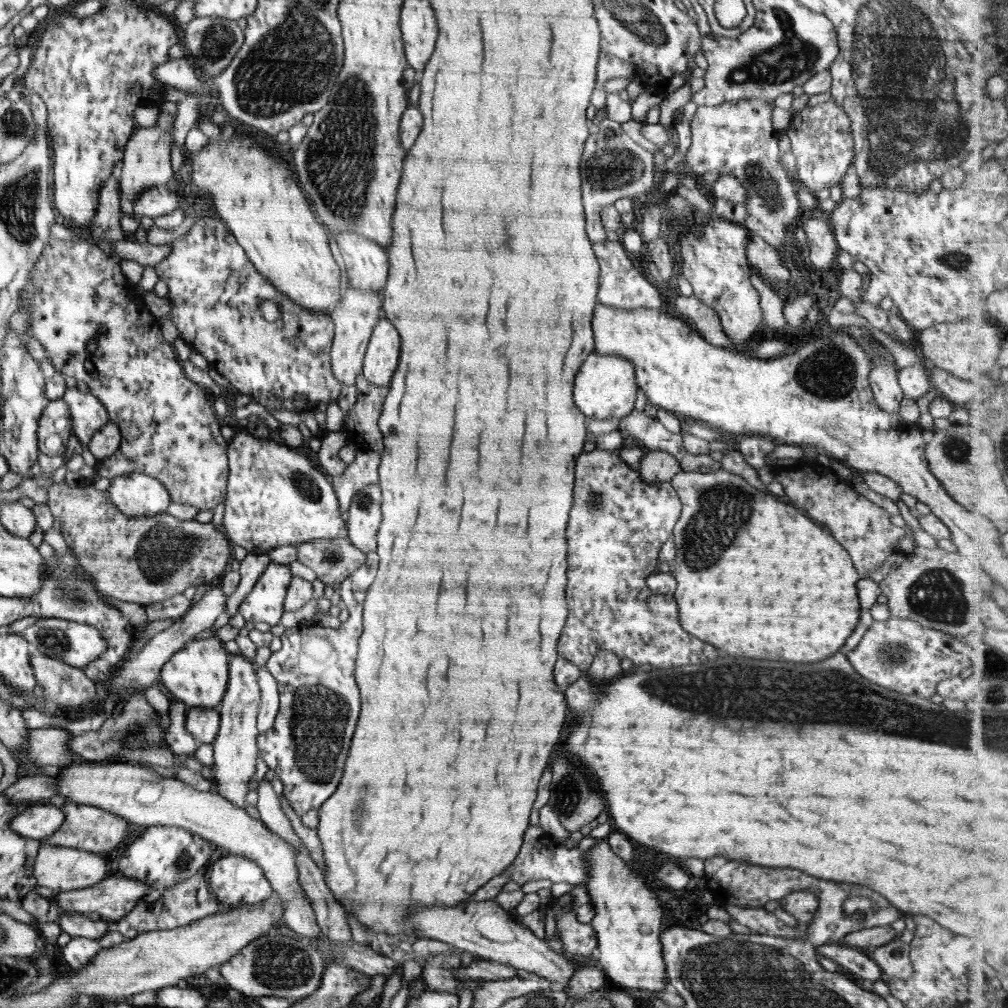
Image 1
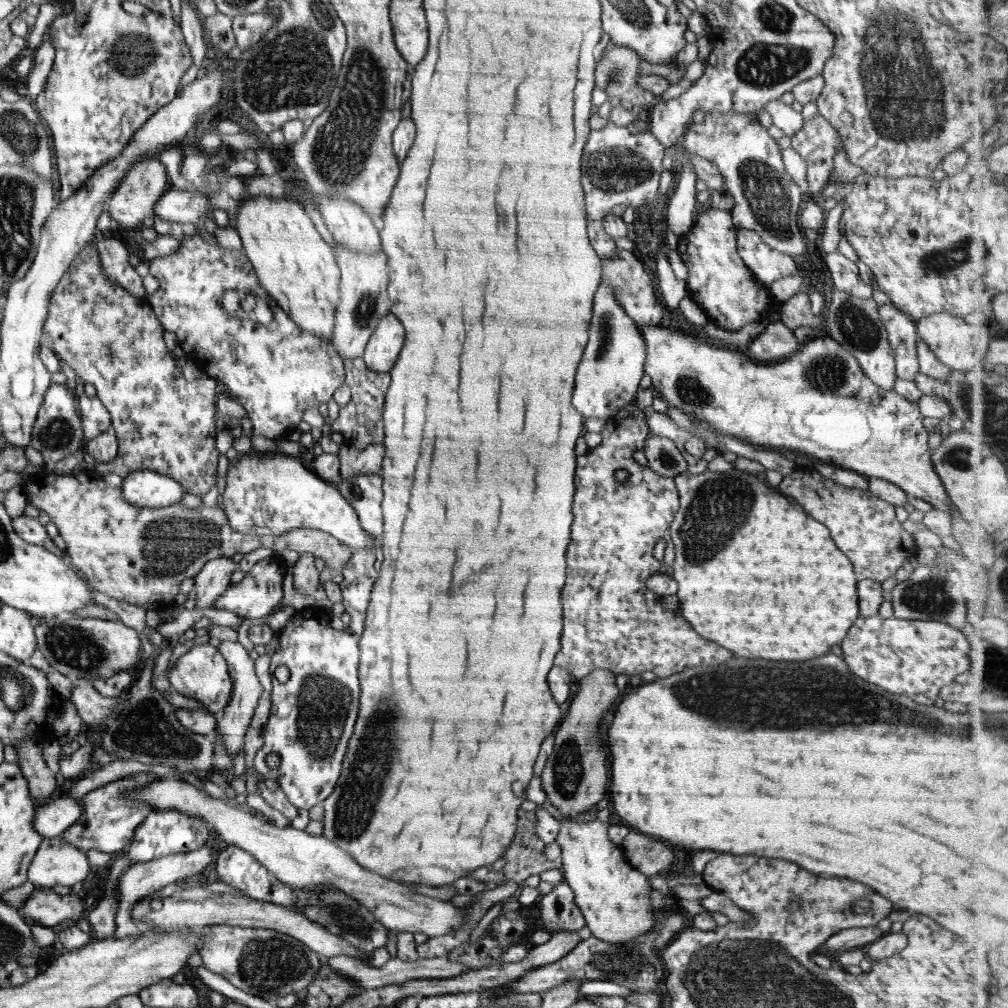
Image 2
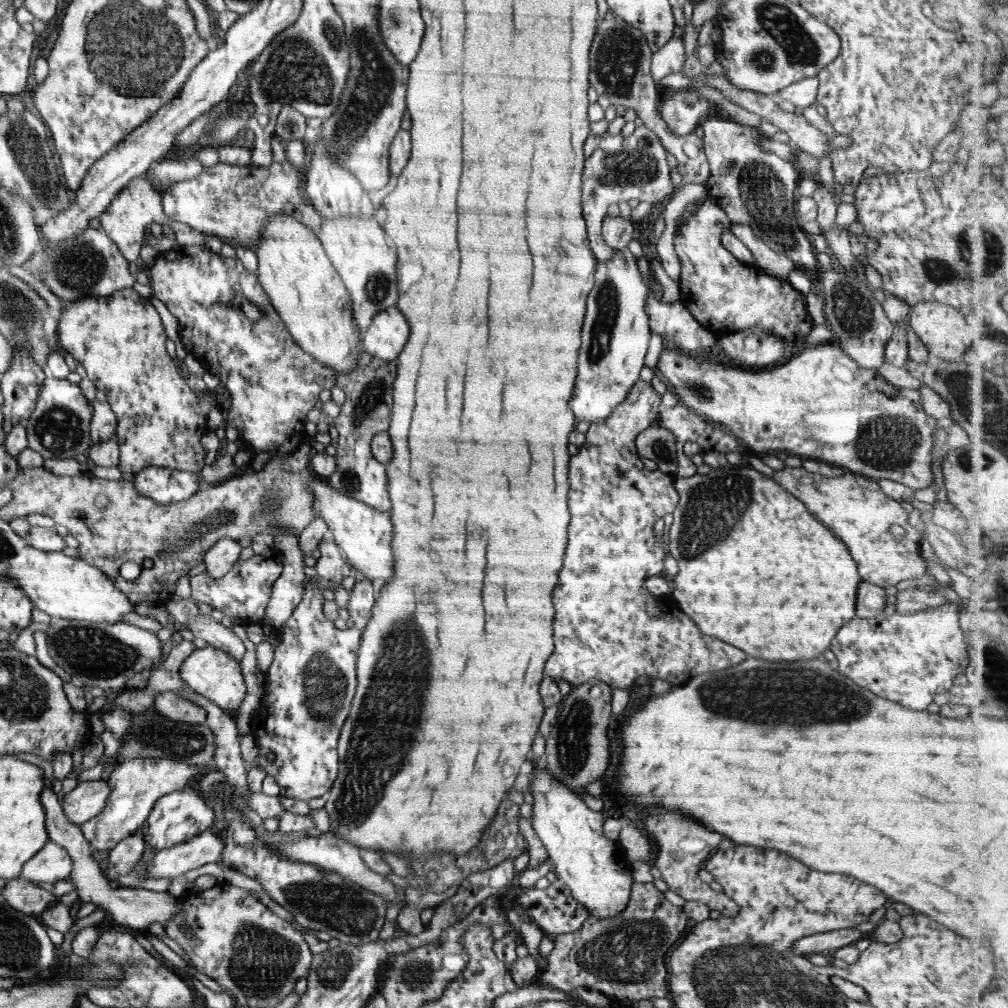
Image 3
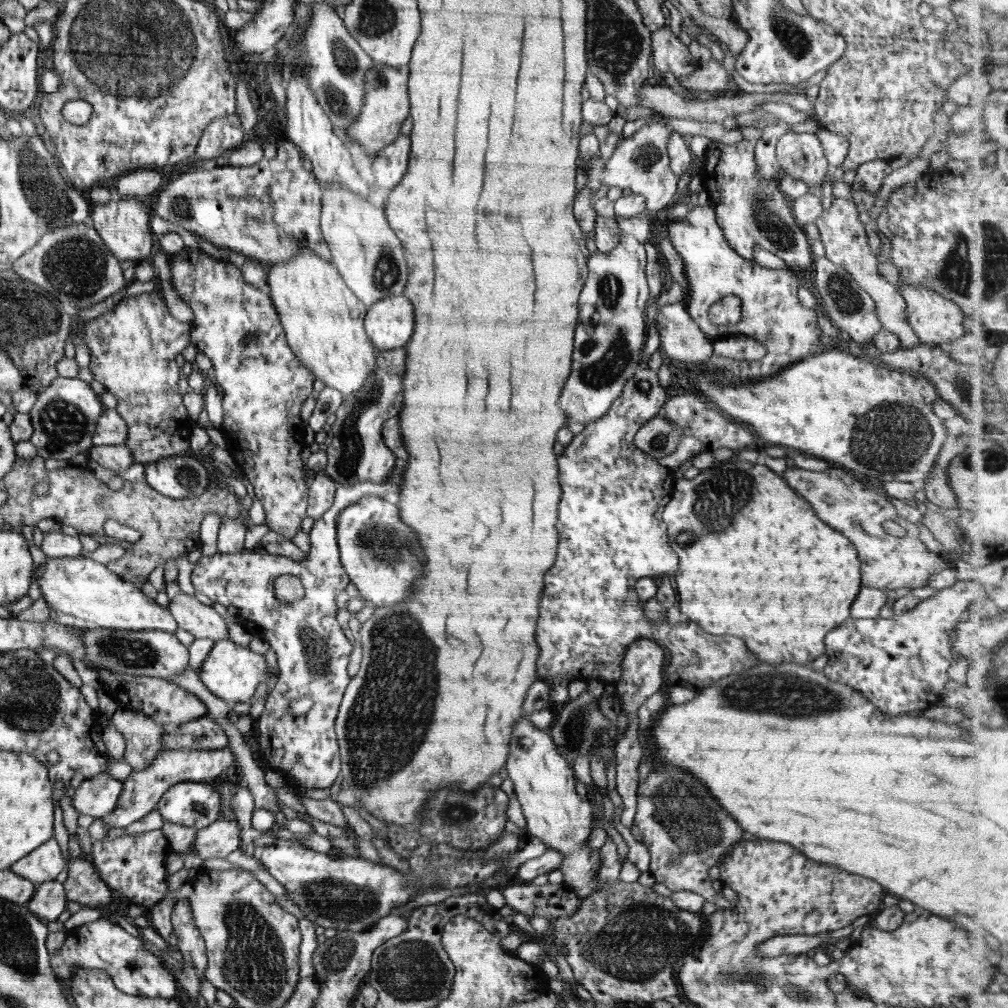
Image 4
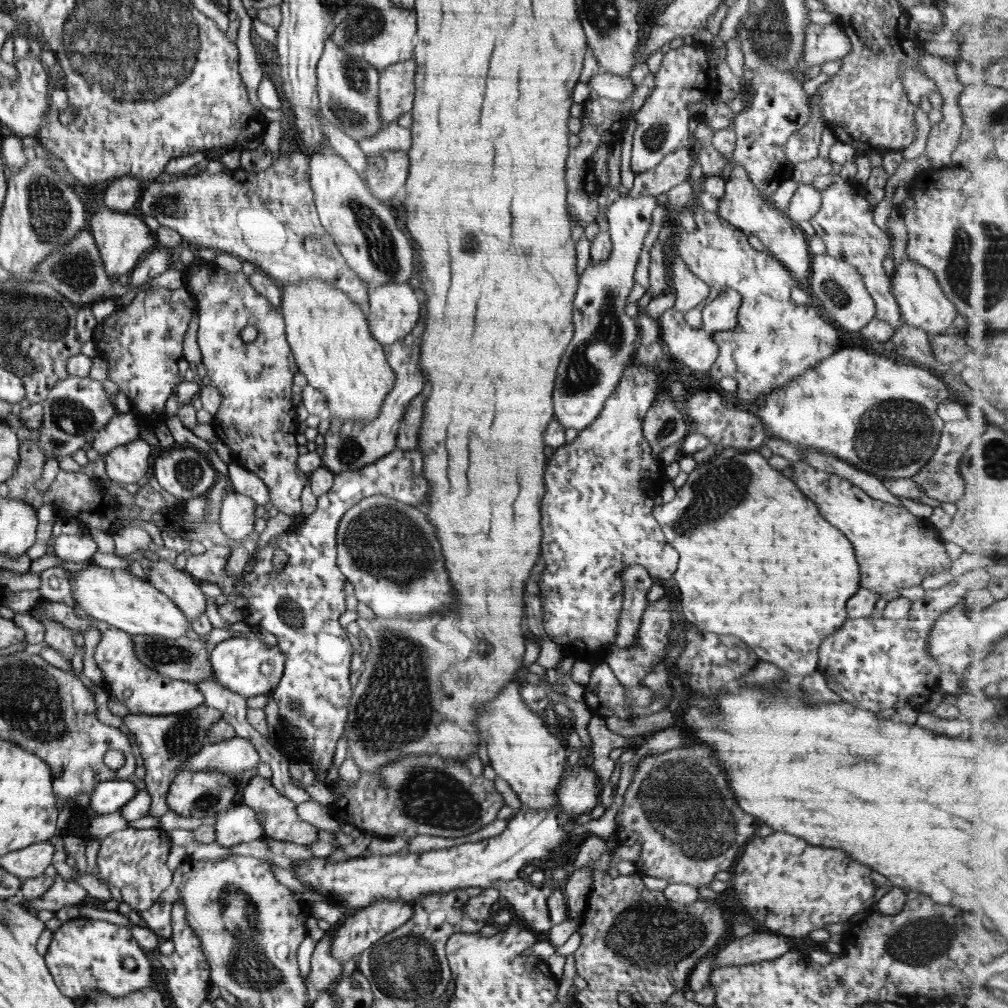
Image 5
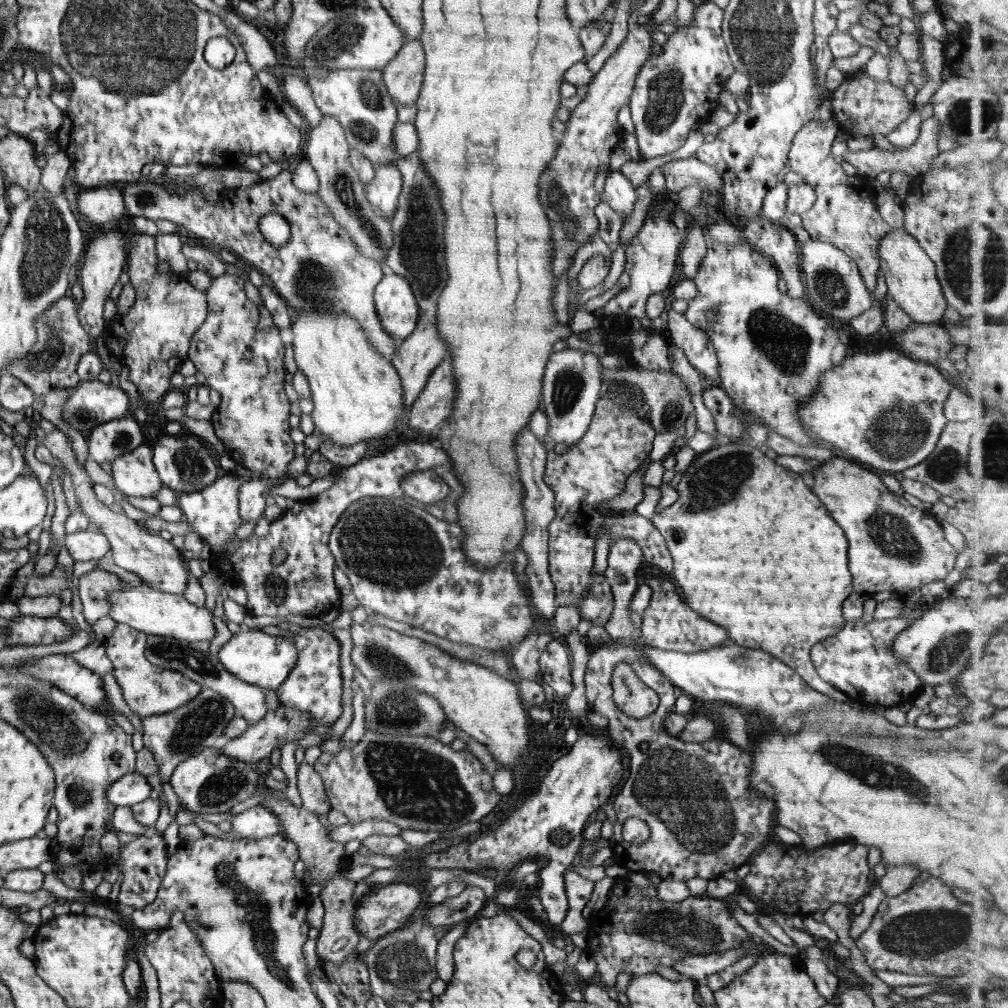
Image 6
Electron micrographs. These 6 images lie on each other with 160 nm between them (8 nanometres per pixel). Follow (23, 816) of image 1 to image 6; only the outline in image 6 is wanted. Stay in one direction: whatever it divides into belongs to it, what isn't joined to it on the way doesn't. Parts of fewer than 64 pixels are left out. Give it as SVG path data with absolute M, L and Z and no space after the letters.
M137 771L132 774L126 774L110 785L108 790L108 799L115 806L129 806L150 799L152 787L144 776Z

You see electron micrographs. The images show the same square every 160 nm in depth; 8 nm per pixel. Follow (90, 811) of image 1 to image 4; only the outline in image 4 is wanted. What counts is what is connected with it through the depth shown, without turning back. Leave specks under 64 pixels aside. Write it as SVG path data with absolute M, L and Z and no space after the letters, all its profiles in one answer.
M230 747L214 750L168 750L164 749L146 768L133 769L130 775L123 780L123 793L118 799L116 808L110 815L102 817L102 822L108 830L127 828L146 817L157 807L162 795L172 786L181 782L198 782L215 779L230 766L237 766L235 754Z

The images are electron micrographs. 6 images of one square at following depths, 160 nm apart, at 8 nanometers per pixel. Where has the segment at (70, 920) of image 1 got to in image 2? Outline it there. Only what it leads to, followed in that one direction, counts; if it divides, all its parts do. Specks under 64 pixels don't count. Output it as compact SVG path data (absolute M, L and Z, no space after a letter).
M44 888L41 890L34 890L25 901L23 907L20 910L20 914L25 919L32 919L38 925L44 925L45 927L53 927L59 925L60 922L66 922L68 919L72 919L75 922L78 919L86 919L86 911L82 907L84 901L79 895L71 893L70 895L60 895L51 891L47 891Z

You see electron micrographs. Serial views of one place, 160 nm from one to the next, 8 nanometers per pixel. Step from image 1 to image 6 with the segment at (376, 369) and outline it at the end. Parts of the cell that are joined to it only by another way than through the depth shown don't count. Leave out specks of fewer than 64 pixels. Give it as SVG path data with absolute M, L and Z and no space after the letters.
M396 273L383 276L376 285L373 297L378 318L383 326L382 330L386 330L398 343L404 341L416 329L419 317L419 306L410 283Z

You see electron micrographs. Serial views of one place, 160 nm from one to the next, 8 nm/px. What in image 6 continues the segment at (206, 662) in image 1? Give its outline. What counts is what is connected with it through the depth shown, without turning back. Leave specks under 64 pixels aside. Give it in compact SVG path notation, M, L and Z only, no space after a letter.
M239 627L220 648L217 658L230 674L241 681L276 691L294 668L298 655L296 645L284 636L266 634L260 629Z

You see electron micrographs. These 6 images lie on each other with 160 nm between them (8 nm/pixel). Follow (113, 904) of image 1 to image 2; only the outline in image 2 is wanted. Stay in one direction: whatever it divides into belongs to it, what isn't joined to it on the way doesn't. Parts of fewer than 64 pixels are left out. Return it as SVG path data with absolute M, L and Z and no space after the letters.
M204 846L196 852L168 855L164 858L154 859L143 863L129 863L127 870L118 880L119 909L116 911L116 930L111 936L114 938L126 938L127 936L137 936L143 934L145 927L131 918L131 910L134 903L142 900L145 896L156 894L164 889L170 882L177 882L194 875L201 874L204 868L214 860L212 858L212 848Z

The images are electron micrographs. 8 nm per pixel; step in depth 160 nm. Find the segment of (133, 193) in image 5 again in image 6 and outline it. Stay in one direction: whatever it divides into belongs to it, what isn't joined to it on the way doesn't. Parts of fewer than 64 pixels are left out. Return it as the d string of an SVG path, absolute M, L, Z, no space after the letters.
M114 187L111 189L84 189L77 199L78 210L97 229L106 222L120 220L120 217L126 212L122 193Z

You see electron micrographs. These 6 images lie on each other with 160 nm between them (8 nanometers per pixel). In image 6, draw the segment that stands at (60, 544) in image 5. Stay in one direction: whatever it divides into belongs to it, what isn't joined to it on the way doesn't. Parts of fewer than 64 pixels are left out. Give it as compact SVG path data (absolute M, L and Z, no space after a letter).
M92 528L67 534L62 543L66 545L75 561L98 561L111 550L111 544L106 535Z

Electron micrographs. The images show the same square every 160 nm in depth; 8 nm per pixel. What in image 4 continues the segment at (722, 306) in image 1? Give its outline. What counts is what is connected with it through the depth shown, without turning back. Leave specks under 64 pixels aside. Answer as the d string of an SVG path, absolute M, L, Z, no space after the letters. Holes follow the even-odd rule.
M710 204L698 205L690 211L685 211L684 218L674 220L669 224L669 240L685 264L685 277L689 286L689 297L685 306L693 322L698 325L702 333L706 334L706 337L713 343L724 339L724 336L742 335L742 337L750 337L756 340L766 348L766 355L762 360L750 360L748 363L726 359L725 362L714 362L717 369L720 369L720 371L724 369L724 371L729 372L734 380L738 382L764 380L776 377L788 366L826 350L827 347L820 342L820 336L823 336L823 334L818 325L817 312L798 302L797 290L800 280L795 272L788 269L777 270L761 266L756 261L745 259L734 251L722 233L722 228L717 223L715 207ZM727 294L735 294L740 297L741 318L732 325L712 324L709 319L709 308Z

